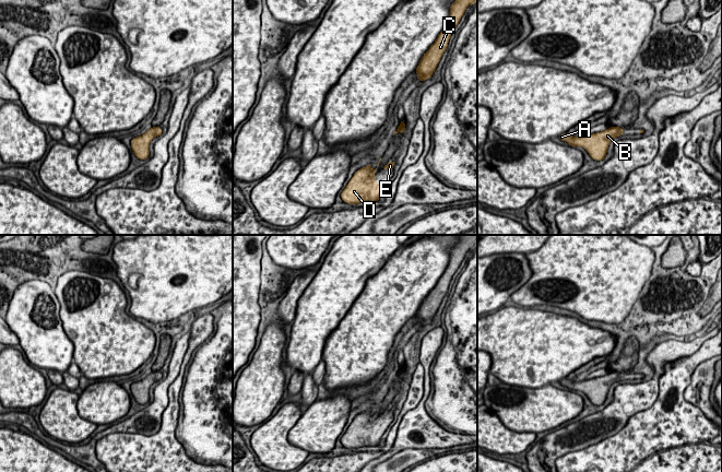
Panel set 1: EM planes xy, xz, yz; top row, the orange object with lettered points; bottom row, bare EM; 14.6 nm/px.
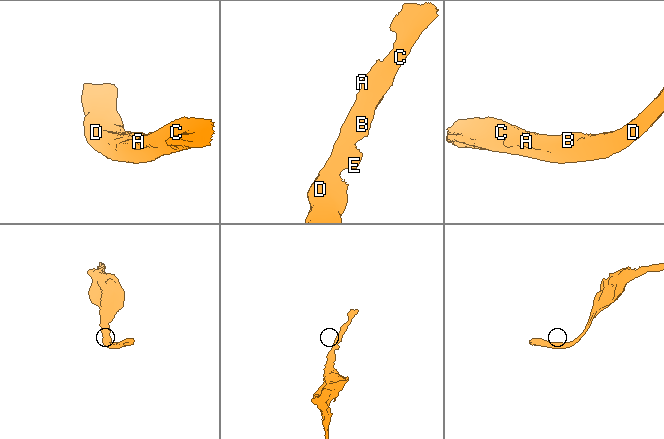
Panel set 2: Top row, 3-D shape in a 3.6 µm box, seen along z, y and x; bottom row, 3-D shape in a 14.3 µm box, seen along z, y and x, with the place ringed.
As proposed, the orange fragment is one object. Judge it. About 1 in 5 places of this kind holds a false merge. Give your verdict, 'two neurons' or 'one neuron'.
one neuron

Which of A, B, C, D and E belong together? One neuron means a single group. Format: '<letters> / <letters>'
A B C D E

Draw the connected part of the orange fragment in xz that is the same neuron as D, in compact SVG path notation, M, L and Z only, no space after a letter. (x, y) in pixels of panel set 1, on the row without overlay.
M371 408L368 409L367 411L358 414L352 424L348 426L346 432L341 438L341 444L348 449L358 449L366 447L367 445L369 447L377 447L381 440L382 435L384 434L384 430L381 430L380 428L376 427L376 422L374 421L376 418L376 414L371 414Z

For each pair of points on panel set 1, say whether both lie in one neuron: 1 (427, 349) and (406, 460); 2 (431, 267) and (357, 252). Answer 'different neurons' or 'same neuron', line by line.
1: different neurons
2: different neurons

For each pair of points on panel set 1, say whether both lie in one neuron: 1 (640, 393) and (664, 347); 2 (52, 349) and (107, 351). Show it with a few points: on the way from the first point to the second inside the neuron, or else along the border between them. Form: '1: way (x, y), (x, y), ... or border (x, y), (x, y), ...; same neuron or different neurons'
1: way (651, 382), (658, 374), (658, 358); same neuron
2: border (62, 327), (73, 345), (73, 360); different neurons

